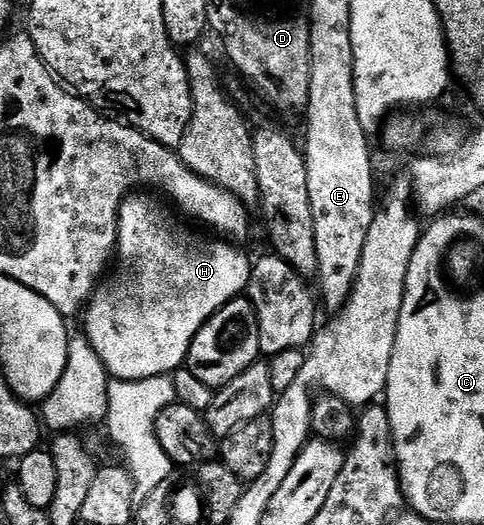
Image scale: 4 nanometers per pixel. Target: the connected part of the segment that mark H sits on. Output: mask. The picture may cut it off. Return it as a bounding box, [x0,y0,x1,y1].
[82,193,252,380]

